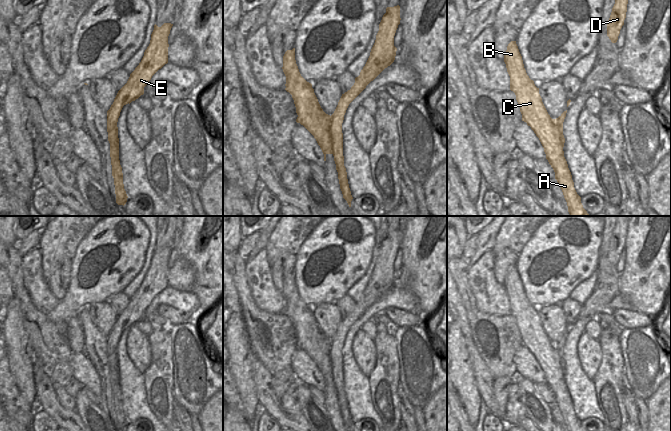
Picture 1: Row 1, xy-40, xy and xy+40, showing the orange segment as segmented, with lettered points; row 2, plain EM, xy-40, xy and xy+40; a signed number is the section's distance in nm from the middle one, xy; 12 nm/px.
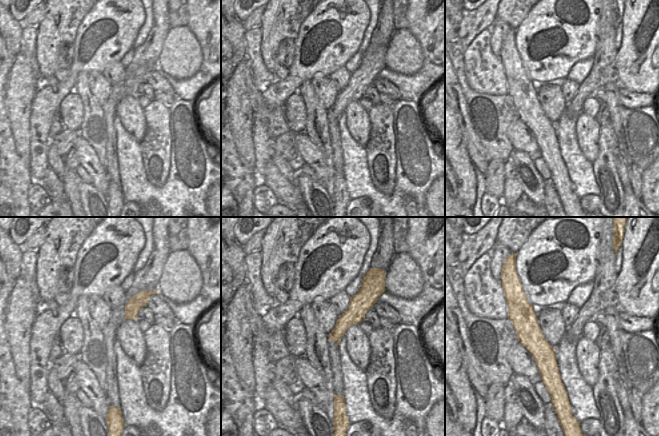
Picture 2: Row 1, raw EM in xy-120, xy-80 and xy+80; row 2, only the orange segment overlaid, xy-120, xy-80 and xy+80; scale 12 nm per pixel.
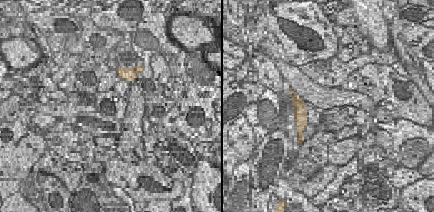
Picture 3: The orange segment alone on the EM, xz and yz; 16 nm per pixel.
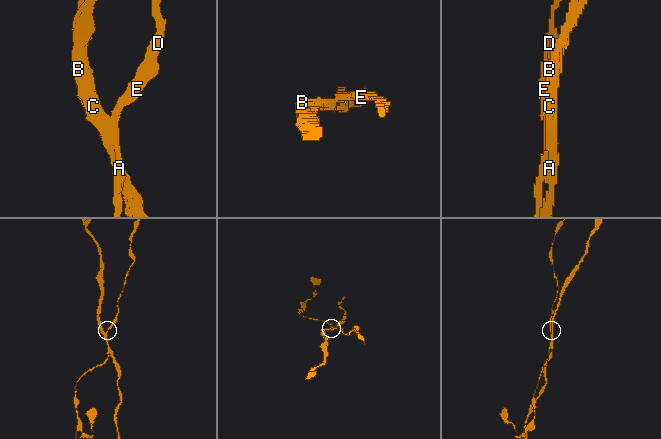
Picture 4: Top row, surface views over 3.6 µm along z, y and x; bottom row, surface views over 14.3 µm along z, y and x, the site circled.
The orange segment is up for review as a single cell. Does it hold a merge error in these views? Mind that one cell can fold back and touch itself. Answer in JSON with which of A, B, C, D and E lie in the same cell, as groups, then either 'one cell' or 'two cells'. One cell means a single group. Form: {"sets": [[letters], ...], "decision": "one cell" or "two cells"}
{"sets": [["A", "B", "C"], ["D", "E"]], "decision": "two cells"}

